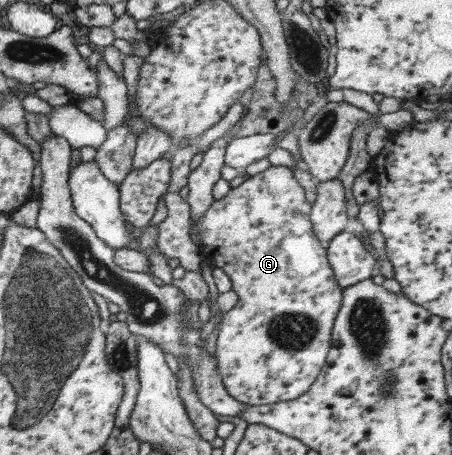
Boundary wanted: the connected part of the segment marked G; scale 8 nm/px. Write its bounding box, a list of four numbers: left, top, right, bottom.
[195,165,342,406]

